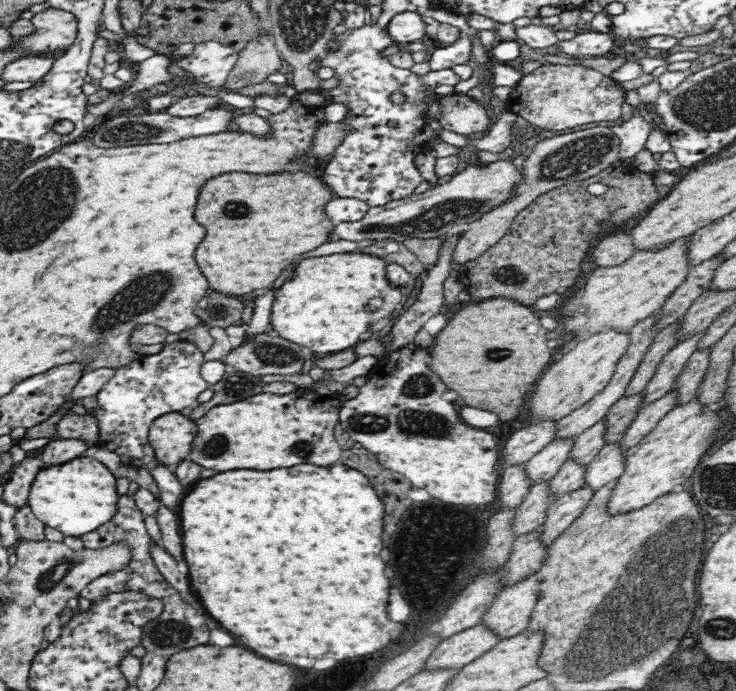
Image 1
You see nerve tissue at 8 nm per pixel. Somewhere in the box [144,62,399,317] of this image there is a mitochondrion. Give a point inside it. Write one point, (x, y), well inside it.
(230, 211)

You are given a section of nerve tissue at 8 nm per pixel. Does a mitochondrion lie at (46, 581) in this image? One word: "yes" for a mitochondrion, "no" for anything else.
yes

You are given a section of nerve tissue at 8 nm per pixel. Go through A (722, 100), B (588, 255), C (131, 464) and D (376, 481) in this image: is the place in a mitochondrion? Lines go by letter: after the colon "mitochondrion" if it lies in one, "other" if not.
A: mitochondrion
B: other
C: other
D: other

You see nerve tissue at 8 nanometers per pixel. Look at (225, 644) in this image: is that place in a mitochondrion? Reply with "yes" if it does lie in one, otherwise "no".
no

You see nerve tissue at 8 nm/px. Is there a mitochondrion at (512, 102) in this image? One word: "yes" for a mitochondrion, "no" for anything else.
no

